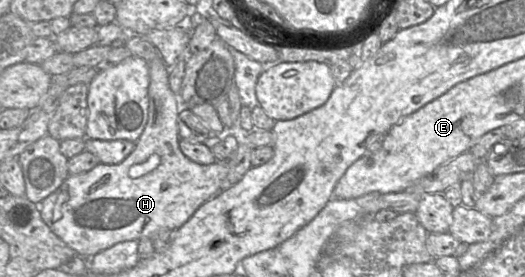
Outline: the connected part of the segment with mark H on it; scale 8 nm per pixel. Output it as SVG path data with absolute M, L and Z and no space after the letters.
M154 59L148 64L148 120L134 150L119 164L99 163L87 172L69 175L55 192L39 204L42 220L76 252L77 256L85 259L119 242L138 241L143 237L152 240L152 236L162 229L176 230L186 223L202 204L228 189L225 188L225 179L229 170L229 160L235 155L243 133L225 132L222 142L226 149L226 157L222 160L201 165L187 158L179 147L177 118L181 103L169 87L168 67L162 59Z

